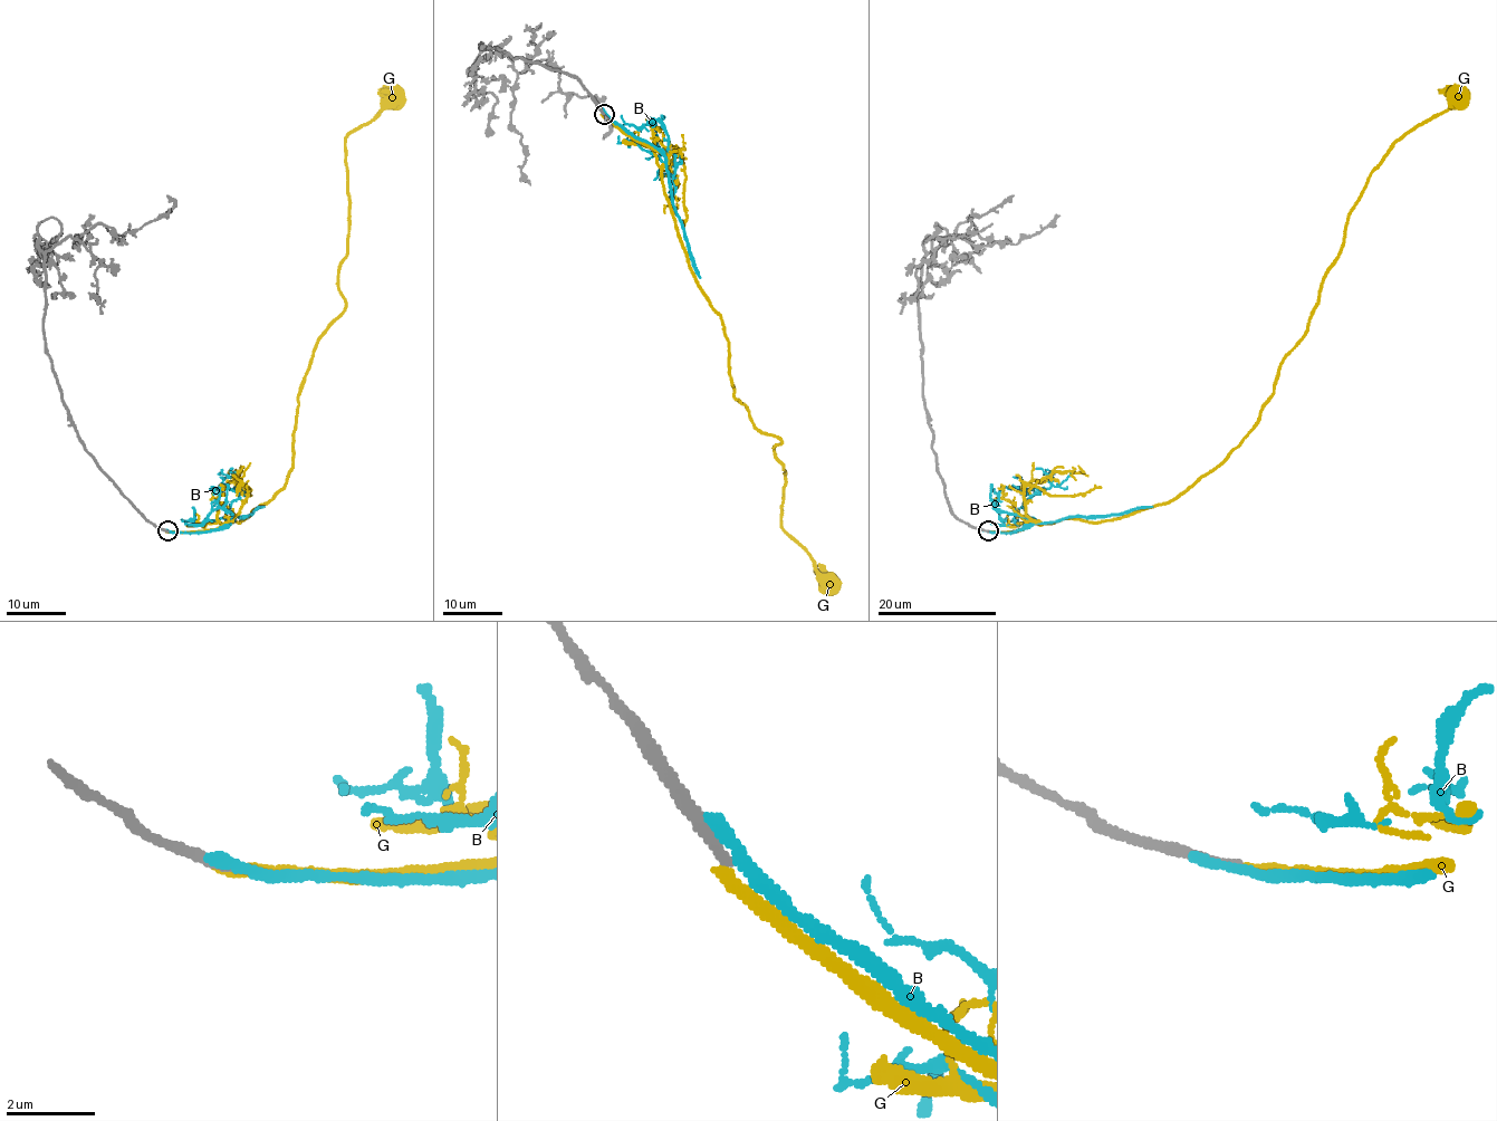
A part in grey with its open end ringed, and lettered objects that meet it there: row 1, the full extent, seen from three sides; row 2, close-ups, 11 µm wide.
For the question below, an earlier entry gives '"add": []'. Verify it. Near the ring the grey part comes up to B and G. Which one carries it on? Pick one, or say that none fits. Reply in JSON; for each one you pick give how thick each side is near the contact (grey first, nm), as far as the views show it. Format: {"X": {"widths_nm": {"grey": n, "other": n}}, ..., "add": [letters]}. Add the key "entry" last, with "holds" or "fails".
{"add": [], "entry": "holds"}

